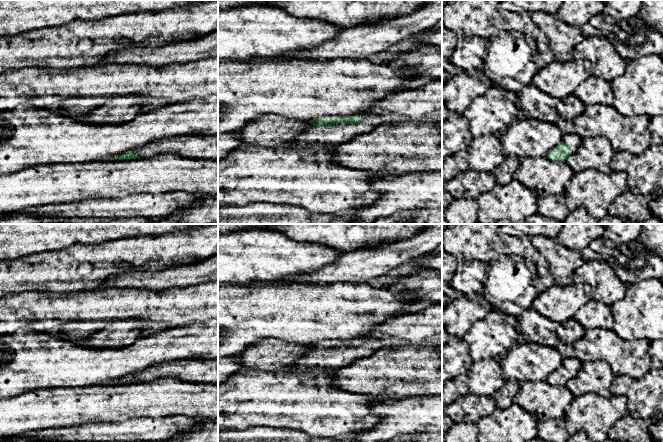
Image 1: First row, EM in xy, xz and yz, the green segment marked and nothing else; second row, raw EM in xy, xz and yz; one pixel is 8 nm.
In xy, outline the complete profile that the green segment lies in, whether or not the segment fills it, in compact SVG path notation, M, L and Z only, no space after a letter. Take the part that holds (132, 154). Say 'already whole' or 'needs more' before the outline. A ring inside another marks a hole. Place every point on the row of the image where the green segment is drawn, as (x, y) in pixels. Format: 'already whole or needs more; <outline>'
needs more; M218 135L159 138L144 147L115 156L114 159L150 158L163 153L173 153L190 159L218 159Z

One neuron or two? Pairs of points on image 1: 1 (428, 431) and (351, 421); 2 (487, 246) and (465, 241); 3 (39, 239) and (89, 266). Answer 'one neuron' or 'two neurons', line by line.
1: two neurons
2: one neuron
3: two neurons

